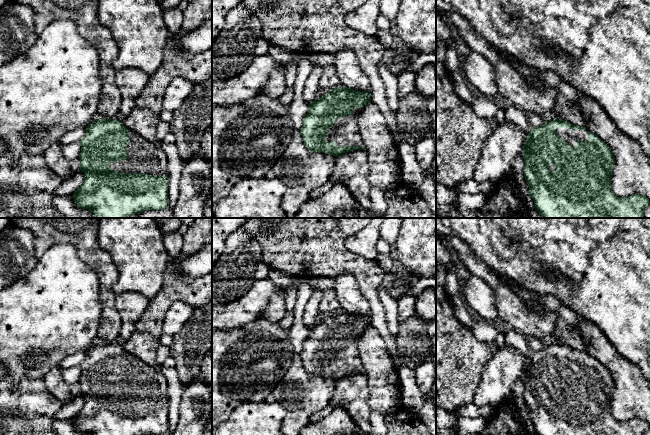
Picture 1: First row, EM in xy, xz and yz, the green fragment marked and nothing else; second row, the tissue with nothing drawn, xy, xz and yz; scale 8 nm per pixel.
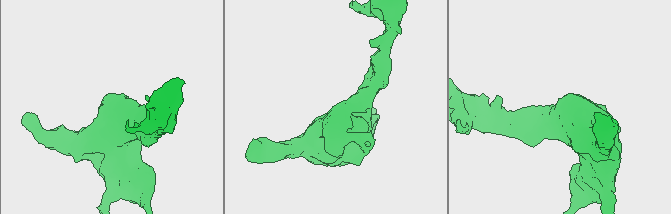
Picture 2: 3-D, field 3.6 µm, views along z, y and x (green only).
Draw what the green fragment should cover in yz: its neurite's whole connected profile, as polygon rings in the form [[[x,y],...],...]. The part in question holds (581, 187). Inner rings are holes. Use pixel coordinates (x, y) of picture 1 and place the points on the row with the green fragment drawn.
[[[561,119],[546,121],[540,127],[532,127],[524,146],[524,177],[529,185],[529,197],[534,200],[535,209],[543,218],[644,218],[644,210],[650,204],[649,199],[642,194],[632,194],[628,197],[618,197],[611,191],[611,175],[615,166],[615,159],[610,147],[596,134],[588,131],[585,127],[572,124]]]

